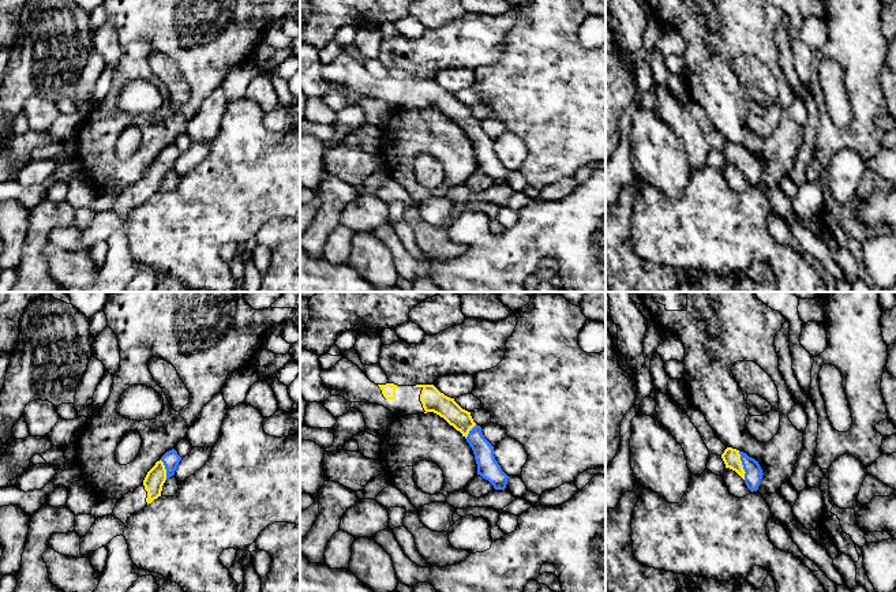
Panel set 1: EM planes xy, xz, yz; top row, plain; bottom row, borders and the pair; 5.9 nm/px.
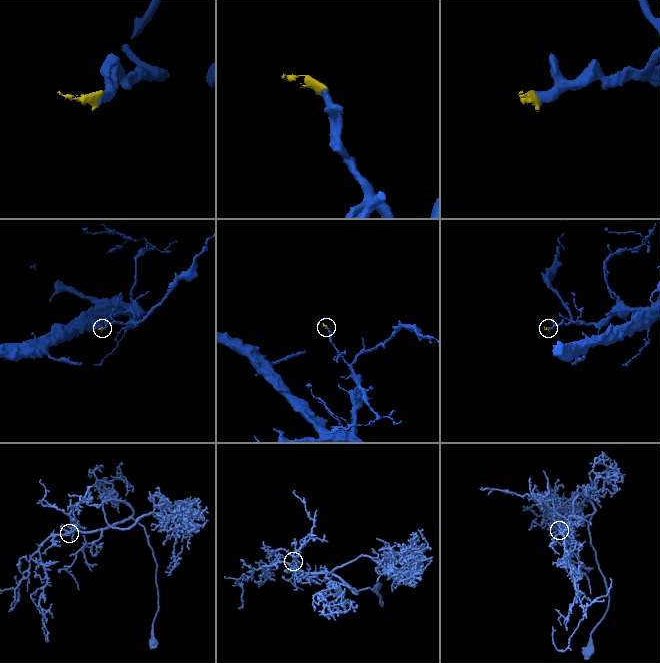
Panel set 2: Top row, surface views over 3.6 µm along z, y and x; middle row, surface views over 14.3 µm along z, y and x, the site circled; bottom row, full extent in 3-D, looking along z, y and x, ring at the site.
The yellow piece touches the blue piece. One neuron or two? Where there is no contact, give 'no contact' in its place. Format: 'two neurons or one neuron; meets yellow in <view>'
one neuron; meets yellow in yz

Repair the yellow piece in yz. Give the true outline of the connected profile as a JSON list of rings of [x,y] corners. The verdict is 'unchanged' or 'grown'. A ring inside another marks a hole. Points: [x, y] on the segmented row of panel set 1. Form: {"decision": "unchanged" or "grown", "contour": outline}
{"decision": "grown", "contour": [[[727,447],[721,458],[726,468],[735,471],[751,492],[758,490],[764,475],[758,461],[732,447]]]}

